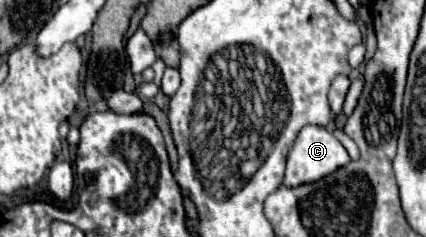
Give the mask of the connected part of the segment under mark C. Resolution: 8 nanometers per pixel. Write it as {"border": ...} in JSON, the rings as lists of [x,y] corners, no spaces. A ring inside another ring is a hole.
{"border":[[[304,126],[288,154],[288,164],[286,164],[286,178],[284,184],[288,188],[300,186],[300,184],[312,184],[322,180],[324,176],[330,176],[332,172],[336,172],[338,168],[346,166],[350,162],[348,152],[344,150],[344,146],[334,138],[332,132],[328,132],[322,126]]]}

